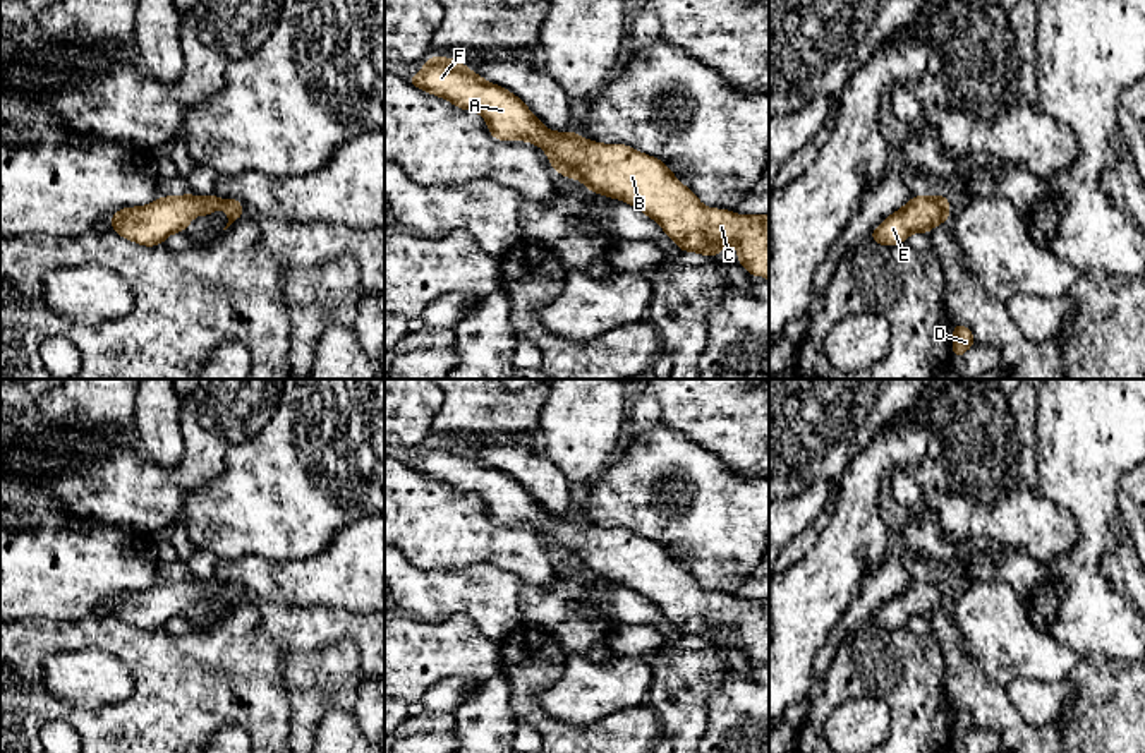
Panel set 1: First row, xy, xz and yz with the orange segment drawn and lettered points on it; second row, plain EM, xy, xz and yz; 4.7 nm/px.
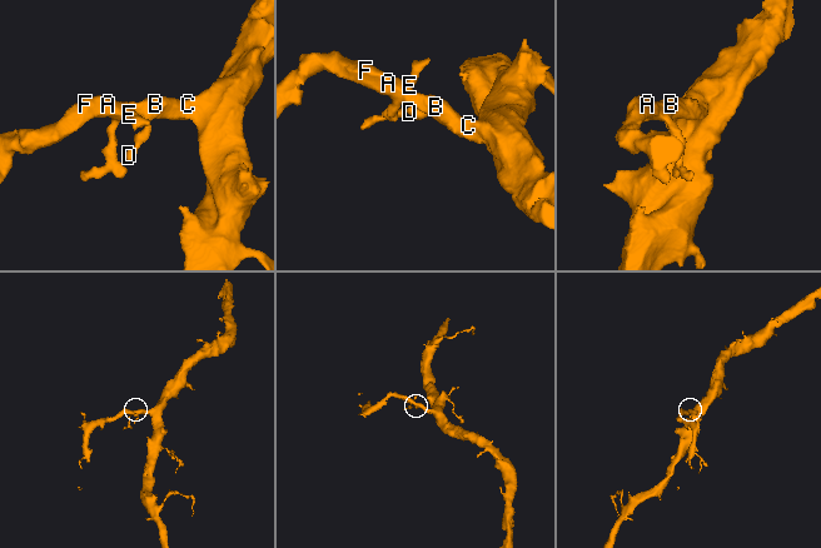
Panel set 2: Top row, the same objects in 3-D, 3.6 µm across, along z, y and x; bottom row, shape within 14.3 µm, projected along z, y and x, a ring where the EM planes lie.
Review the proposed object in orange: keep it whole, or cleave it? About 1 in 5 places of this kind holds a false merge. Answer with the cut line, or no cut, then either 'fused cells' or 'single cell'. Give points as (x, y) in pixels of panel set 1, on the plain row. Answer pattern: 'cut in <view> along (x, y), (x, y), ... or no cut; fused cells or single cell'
no cut; single cell

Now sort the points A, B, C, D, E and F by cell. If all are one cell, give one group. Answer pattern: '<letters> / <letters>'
A B C D E F

